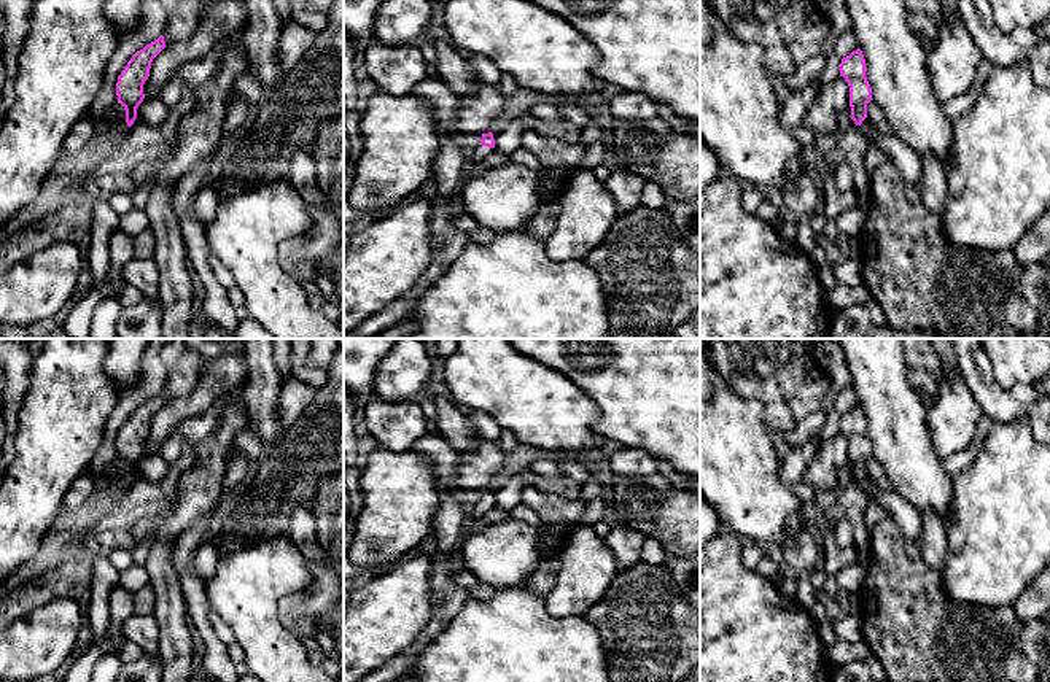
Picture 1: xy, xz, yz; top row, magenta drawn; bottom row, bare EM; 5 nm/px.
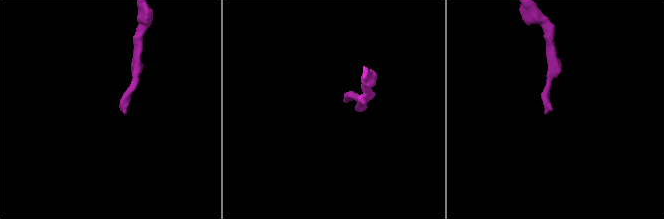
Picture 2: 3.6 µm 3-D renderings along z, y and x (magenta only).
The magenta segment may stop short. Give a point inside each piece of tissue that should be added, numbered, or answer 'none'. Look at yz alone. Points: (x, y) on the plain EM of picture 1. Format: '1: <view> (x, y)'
1: yz (866, 484)

